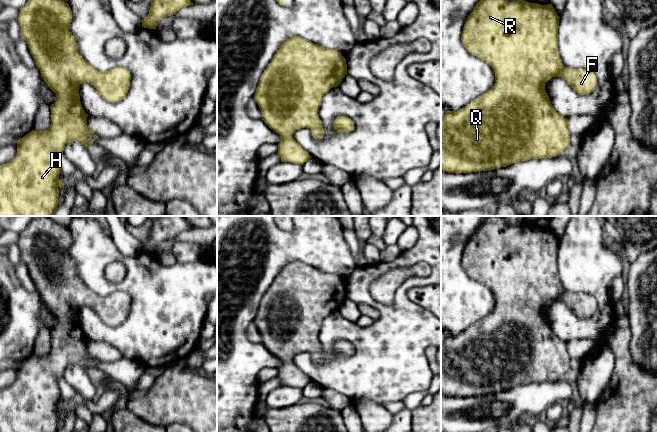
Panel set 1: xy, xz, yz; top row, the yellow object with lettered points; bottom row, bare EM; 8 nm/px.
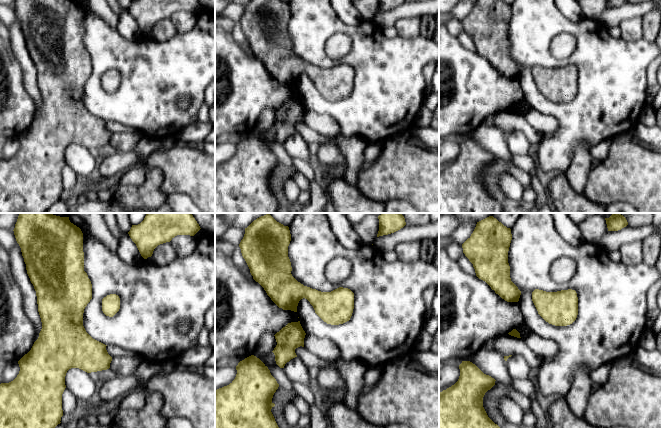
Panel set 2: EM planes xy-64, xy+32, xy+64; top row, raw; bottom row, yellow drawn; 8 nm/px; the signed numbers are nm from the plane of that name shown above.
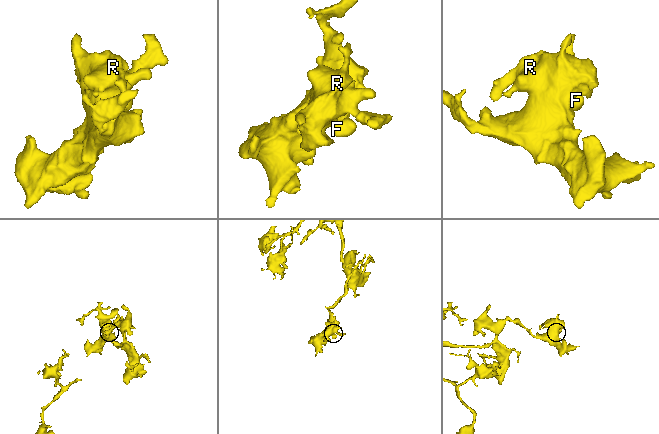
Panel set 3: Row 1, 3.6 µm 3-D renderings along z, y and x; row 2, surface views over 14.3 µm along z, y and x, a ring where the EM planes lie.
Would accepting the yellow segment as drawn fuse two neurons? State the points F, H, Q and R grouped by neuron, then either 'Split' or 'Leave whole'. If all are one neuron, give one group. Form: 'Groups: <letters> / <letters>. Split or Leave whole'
Groups: F H Q R. Leave whole

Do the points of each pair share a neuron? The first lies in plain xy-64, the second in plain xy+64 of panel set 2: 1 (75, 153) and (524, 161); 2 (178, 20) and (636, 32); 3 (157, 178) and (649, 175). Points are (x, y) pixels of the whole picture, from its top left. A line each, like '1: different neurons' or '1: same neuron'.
1: different neurons
2: same neuron
3: different neurons

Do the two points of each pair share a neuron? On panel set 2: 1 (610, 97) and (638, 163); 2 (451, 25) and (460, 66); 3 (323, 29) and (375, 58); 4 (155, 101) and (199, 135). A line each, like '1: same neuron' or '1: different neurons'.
1: different neurons
2: different neurons
3: same neuron
4: different neurons

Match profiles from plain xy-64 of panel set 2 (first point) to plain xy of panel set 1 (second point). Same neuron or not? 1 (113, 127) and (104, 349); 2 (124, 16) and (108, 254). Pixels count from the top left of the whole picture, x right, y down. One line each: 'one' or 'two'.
1: one
2: two

